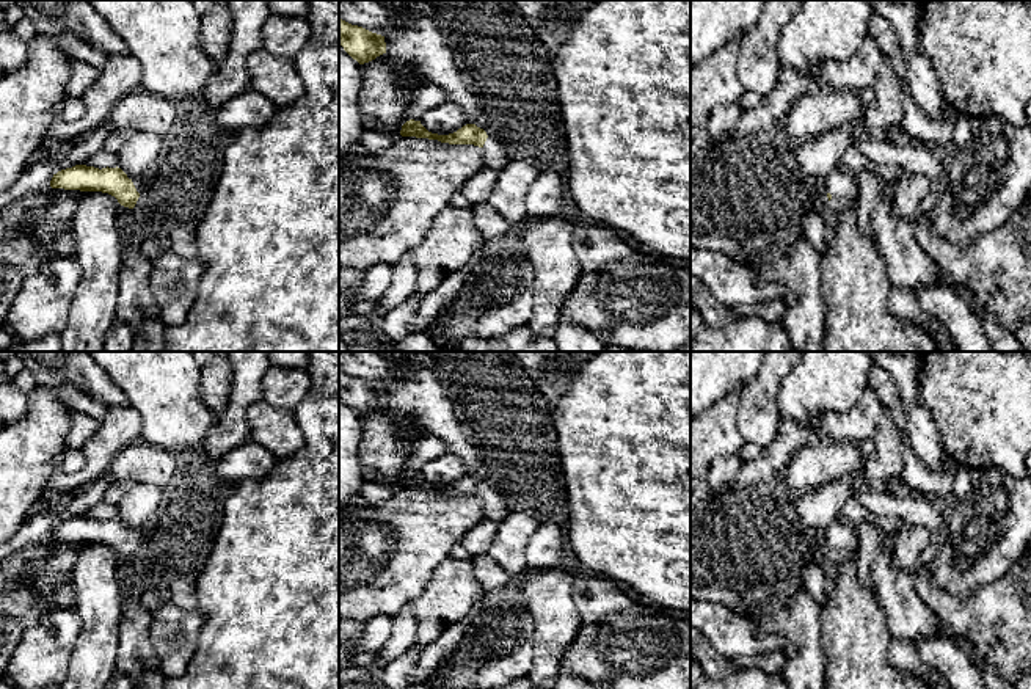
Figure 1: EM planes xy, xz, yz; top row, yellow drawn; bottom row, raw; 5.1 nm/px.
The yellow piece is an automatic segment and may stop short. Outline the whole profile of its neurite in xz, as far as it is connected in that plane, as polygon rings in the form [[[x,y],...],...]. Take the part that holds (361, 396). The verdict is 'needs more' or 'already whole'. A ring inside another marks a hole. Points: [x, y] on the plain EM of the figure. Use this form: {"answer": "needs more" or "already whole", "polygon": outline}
{"answer": "already whole", "polygon": [[[339,369],[339,396],[359,416],[386,405],[384,388],[362,378],[352,377]]]}

